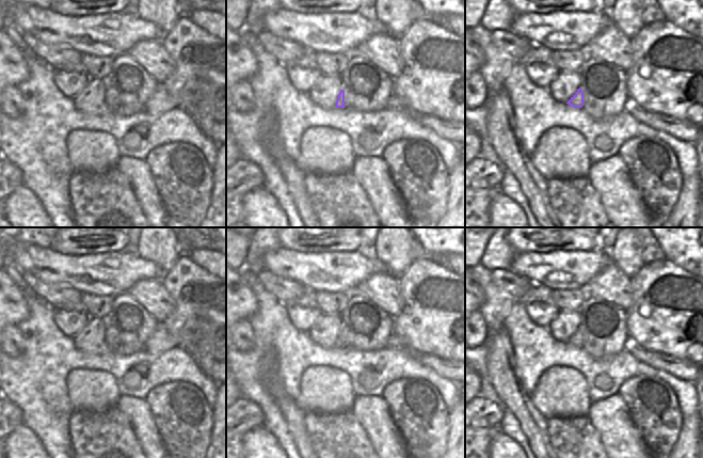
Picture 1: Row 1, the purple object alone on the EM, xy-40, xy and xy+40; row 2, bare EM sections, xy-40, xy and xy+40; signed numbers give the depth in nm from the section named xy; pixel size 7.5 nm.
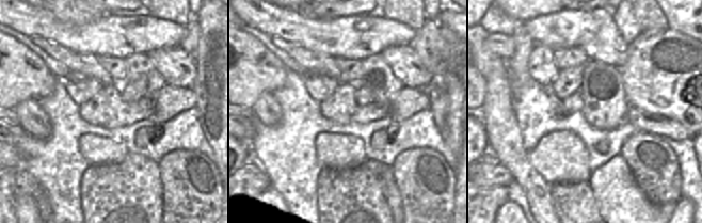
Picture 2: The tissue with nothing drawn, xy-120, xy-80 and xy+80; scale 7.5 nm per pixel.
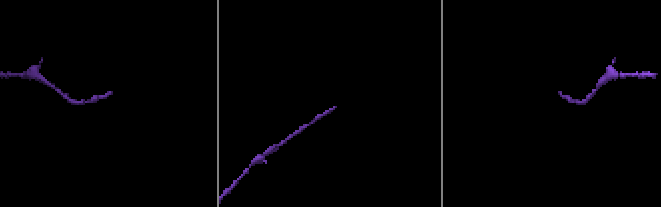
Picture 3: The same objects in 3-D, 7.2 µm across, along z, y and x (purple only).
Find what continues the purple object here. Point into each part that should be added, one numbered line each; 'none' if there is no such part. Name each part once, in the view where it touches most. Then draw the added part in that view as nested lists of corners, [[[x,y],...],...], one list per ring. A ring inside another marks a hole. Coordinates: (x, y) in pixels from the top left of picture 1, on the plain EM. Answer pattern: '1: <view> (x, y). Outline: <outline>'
1: xy (366, 331). Outline: [[[352,313],[351,325],[345,330],[345,347],[352,341],[364,351],[380,351],[389,347],[389,338],[383,335],[383,327],[378,317],[365,313]]]

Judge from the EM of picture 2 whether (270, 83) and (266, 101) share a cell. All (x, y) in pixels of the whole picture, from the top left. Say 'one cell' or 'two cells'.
two cells

